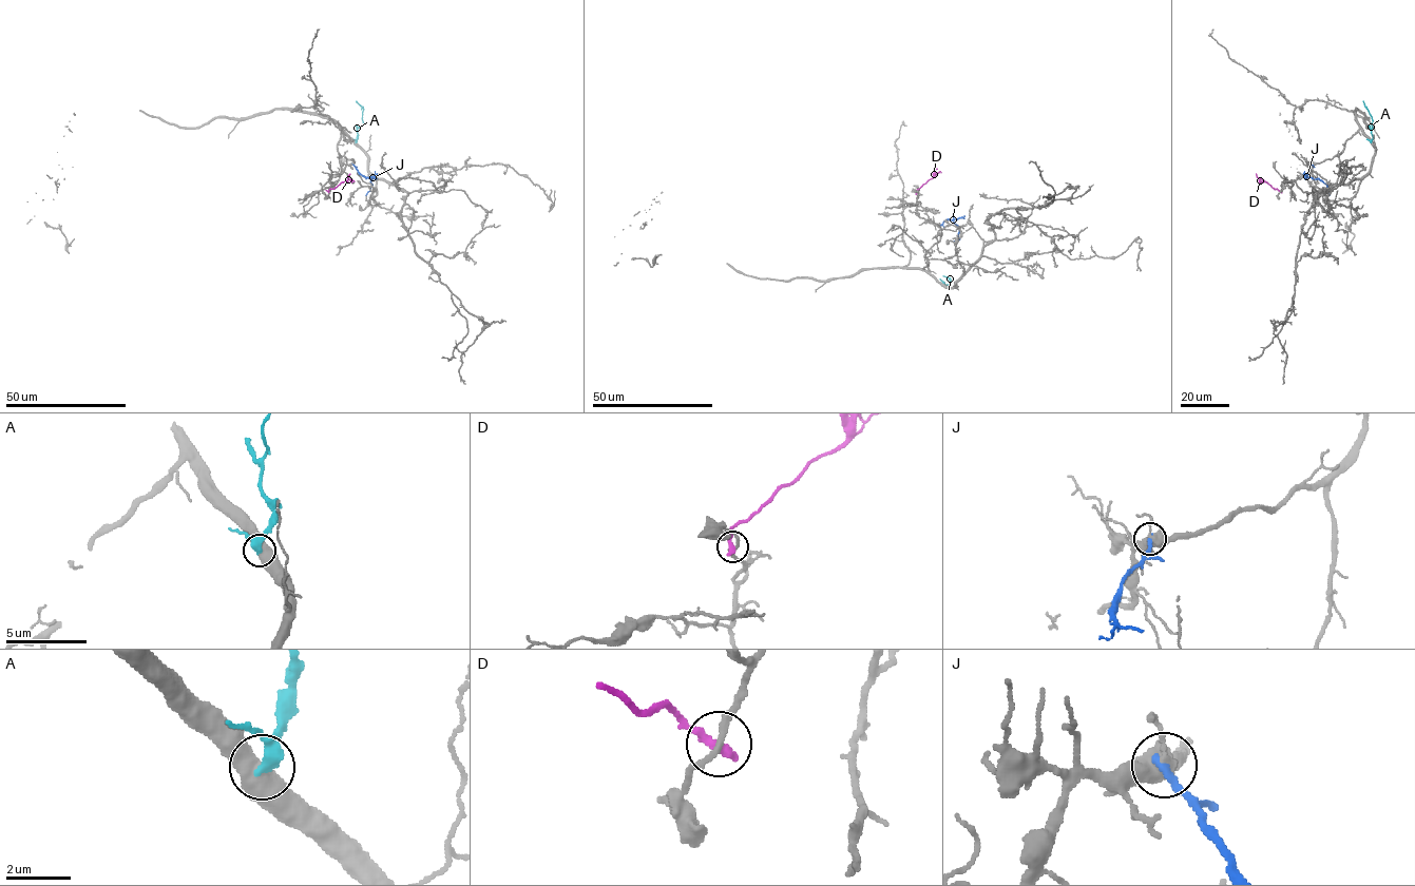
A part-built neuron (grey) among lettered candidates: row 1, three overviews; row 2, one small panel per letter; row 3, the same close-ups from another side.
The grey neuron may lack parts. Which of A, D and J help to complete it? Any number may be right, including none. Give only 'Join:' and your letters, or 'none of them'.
Join: none of them

